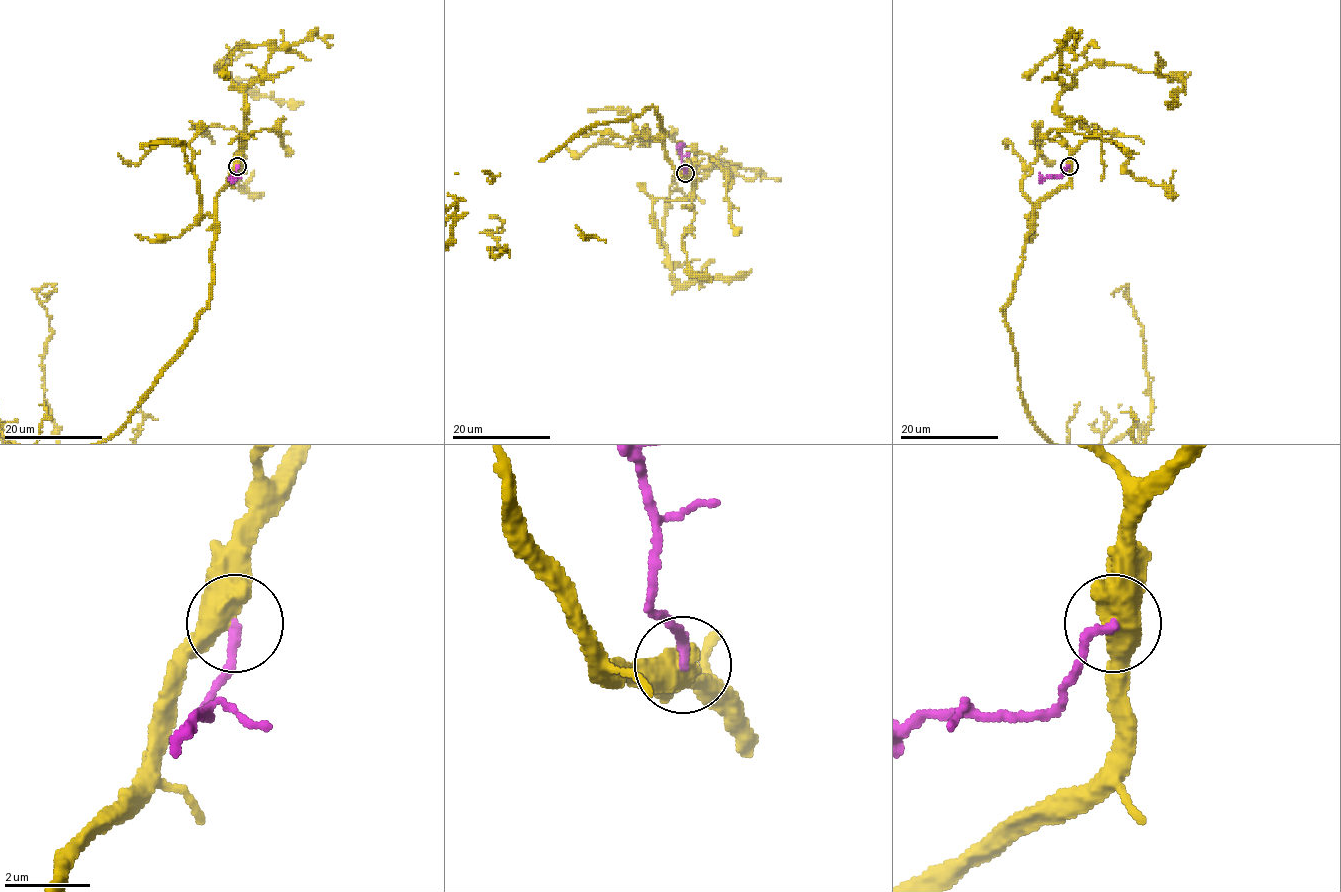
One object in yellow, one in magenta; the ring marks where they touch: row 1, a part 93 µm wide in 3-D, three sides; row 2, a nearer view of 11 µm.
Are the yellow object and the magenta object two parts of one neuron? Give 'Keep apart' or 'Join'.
Keep apart

